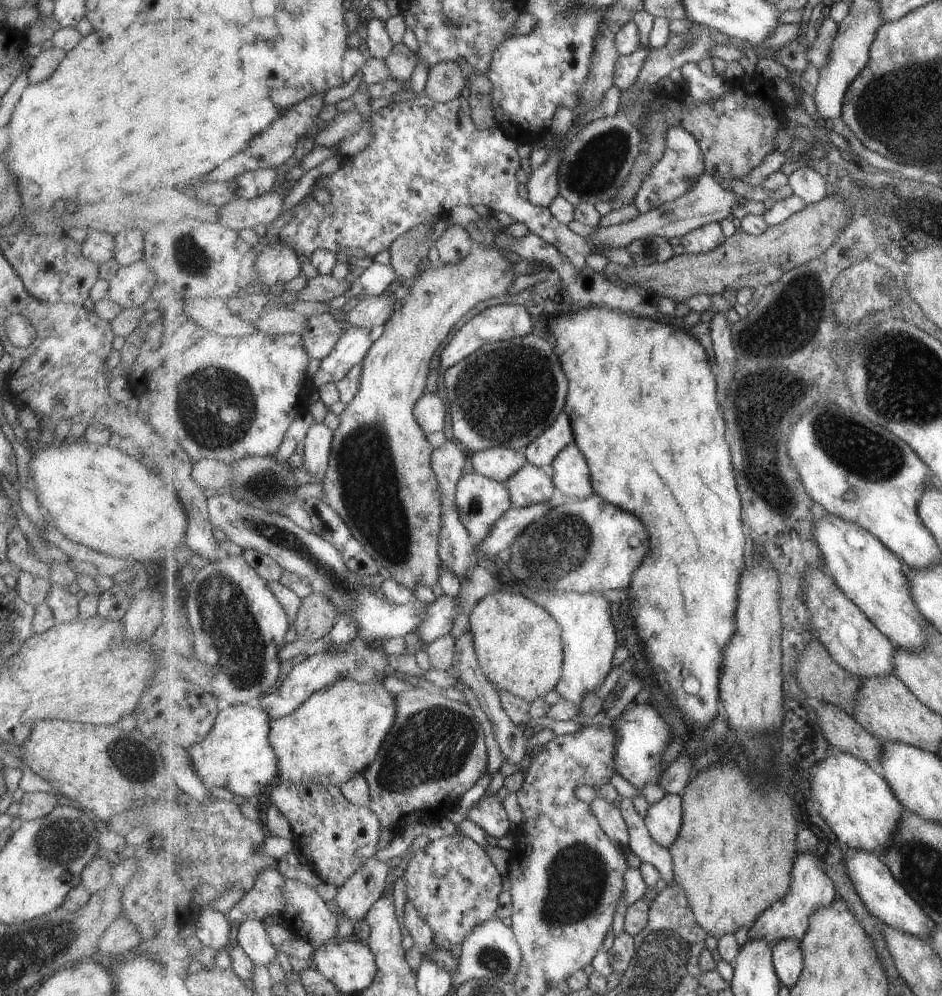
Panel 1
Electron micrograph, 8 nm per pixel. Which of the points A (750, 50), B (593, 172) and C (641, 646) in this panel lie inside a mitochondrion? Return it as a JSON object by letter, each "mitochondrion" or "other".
{"A":"other","B":"mitochondrion","C":"other"}

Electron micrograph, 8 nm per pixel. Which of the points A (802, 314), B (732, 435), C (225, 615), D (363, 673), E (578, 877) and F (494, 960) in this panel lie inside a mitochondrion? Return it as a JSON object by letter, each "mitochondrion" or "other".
{"A":"mitochondrion","B":"other","C":"mitochondrion","D":"other","E":"mitochondrion","F":"mitochondrion"}

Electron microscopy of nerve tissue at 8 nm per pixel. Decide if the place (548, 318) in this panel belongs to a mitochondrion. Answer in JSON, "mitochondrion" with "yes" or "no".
{"mitochondrion":"no"}

